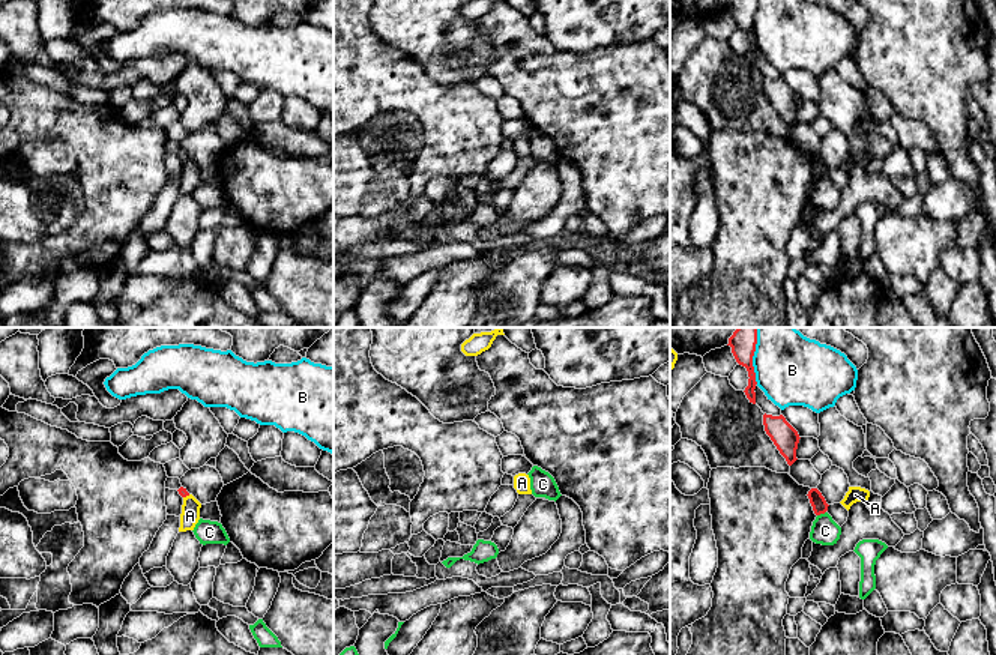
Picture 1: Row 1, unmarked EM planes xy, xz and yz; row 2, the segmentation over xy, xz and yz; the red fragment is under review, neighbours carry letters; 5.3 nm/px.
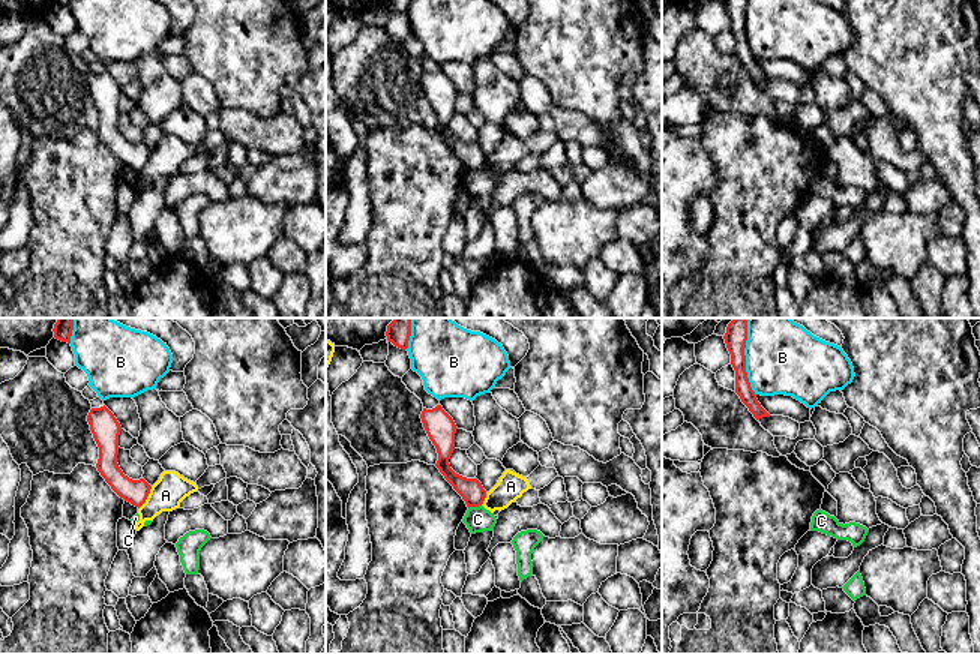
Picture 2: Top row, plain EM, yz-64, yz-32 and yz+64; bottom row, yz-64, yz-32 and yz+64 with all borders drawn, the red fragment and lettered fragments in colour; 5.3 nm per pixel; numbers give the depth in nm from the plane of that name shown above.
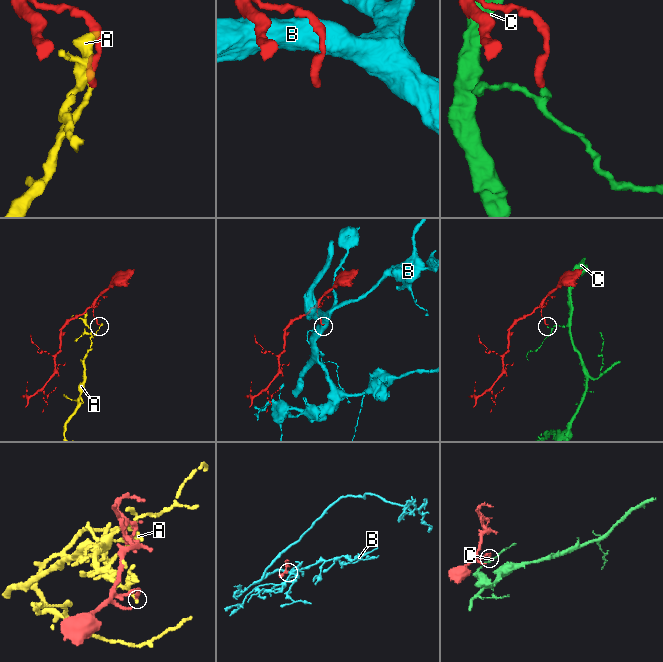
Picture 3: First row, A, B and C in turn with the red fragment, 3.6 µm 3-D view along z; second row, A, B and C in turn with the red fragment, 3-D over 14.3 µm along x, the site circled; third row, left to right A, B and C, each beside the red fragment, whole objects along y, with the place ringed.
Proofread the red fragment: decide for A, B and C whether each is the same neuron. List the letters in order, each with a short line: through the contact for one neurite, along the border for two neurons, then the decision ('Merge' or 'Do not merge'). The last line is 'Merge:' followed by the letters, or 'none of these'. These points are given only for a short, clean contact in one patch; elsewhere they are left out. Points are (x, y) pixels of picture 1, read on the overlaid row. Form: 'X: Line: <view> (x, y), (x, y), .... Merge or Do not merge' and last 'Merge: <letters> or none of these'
A: Do not merge
B: Do not merge
C: Line: yz (825, 511), (817, 516). Do not merge
Merge: none of these

